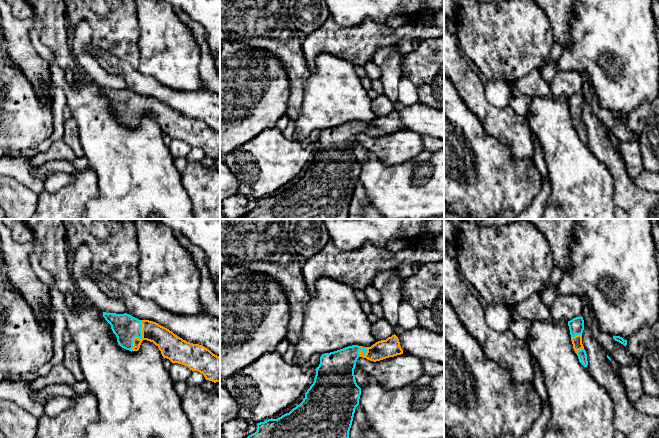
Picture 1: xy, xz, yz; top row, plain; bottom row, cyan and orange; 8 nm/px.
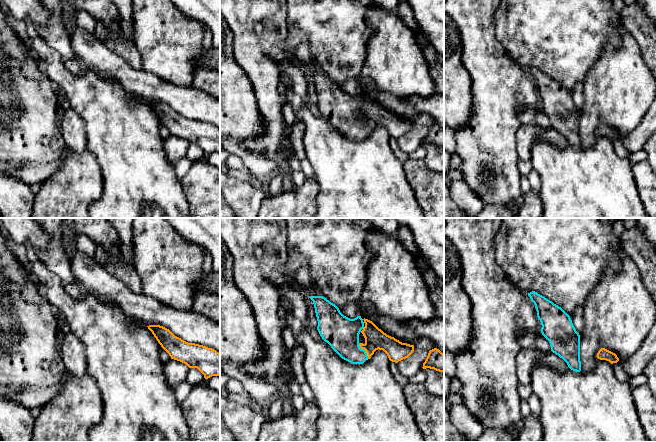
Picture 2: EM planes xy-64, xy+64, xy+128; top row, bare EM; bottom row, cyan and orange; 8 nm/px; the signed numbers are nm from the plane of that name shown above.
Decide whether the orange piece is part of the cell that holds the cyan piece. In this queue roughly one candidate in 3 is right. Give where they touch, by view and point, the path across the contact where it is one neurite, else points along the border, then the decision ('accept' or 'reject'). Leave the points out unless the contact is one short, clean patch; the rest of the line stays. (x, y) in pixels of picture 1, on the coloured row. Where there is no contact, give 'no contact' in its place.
meets cyan in xy at (140, 338); runs through xy (126, 327), (140, 338), (161, 336), (170, 345); accept

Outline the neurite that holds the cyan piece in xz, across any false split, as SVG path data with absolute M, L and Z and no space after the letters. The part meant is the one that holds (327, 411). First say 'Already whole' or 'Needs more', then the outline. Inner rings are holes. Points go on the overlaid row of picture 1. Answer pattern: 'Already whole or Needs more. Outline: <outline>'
Needs more. Outline: M394 334L371 347L352 345L322 354L320 364L315 369L313 384L305 393L303 401L289 413L277 419L257 423L257 431L247 438L349 438L356 407L359 405L361 388L354 375L359 357L376 362L403 354L398 337Z

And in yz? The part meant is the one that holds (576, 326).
Needs more. Outline: M576 317L568 321L568 326L571 335L571 341L573 344L573 349L578 356L579 362L587 367L587 354L582 344L582 333L584 330L584 320L583 317Z

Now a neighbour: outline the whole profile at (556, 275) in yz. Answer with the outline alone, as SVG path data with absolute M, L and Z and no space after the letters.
M554 265L549 280L546 282L546 284L544 285L543 289L539 292L539 294L541 294L541 292L549 286L558 285L563 277L563 274L563 271L559 267Z

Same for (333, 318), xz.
M319 277L315 283L315 295L310 296L304 310L302 333L299 342L294 345L294 361L308 363L315 354L322 355L352 345L371 347L376 342L372 324L352 287L335 279Z

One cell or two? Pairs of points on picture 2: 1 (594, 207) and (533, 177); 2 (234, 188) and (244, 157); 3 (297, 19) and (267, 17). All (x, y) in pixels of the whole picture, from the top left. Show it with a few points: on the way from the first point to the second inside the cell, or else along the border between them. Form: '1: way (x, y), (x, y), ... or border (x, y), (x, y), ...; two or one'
1: border (533, 168), (540, 179), (540, 192); two
2: border (248, 181), (252, 185), (265, 190); two
3: border (287, 10), (286, 37), (283, 41); two

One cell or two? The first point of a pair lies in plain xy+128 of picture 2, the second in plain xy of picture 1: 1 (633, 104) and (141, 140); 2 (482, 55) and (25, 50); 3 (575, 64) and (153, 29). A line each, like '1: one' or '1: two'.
1: two
2: one
3: two

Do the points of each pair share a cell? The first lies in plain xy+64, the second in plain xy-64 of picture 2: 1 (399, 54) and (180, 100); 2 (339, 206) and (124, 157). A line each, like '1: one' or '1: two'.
1: two
2: one

